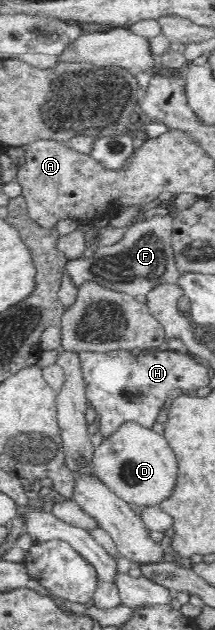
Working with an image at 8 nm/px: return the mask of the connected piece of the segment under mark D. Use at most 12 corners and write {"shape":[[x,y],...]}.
{"shape":[[123,420],[92,446],[105,485],[135,507],[170,494],[166,437]]}

